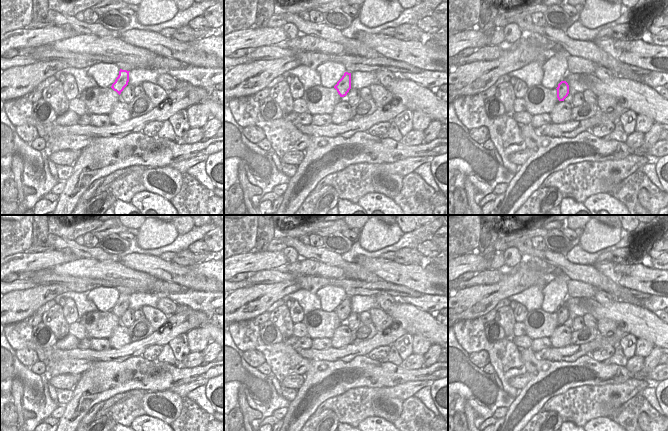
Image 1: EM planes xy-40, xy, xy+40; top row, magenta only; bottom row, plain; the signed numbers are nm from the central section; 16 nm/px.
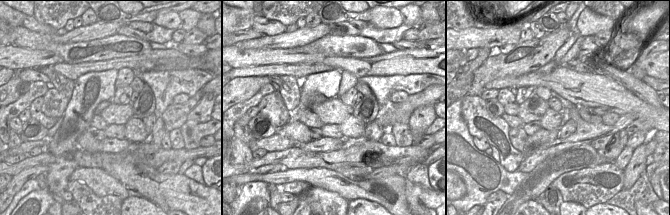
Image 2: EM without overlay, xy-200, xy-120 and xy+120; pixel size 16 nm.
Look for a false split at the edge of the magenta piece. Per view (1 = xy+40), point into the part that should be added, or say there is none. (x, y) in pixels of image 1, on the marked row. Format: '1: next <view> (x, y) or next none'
1: next none

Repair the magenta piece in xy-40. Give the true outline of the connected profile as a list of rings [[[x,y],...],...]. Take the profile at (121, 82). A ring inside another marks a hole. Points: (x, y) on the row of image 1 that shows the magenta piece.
[[[120,69],[119,75],[116,78],[115,82],[112,84],[111,88],[116,91],[119,95],[128,85],[129,82],[129,72],[127,70]]]

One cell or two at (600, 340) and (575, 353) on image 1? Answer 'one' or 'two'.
one

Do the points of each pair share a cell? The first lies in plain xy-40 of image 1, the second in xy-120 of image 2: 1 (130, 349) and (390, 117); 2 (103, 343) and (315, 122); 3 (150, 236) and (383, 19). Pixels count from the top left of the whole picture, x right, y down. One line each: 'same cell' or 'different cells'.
1: same cell
2: different cells
3: same cell

